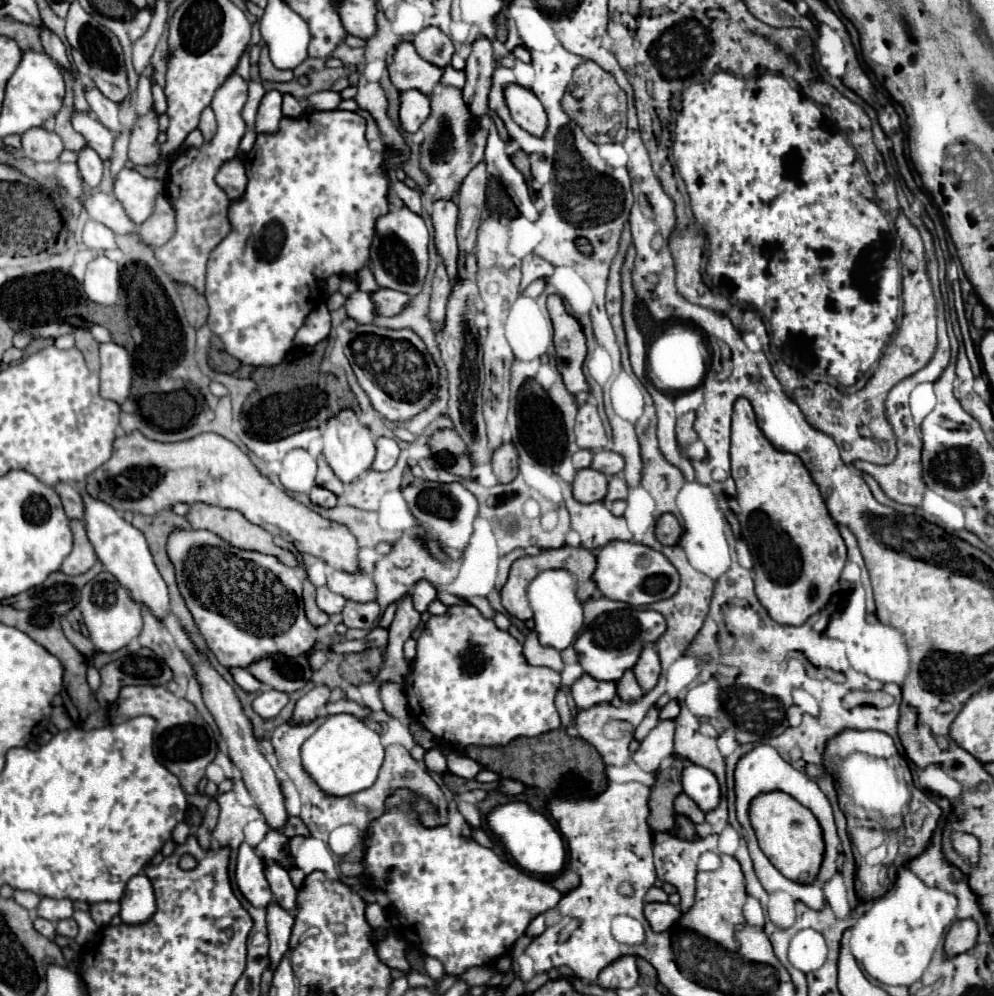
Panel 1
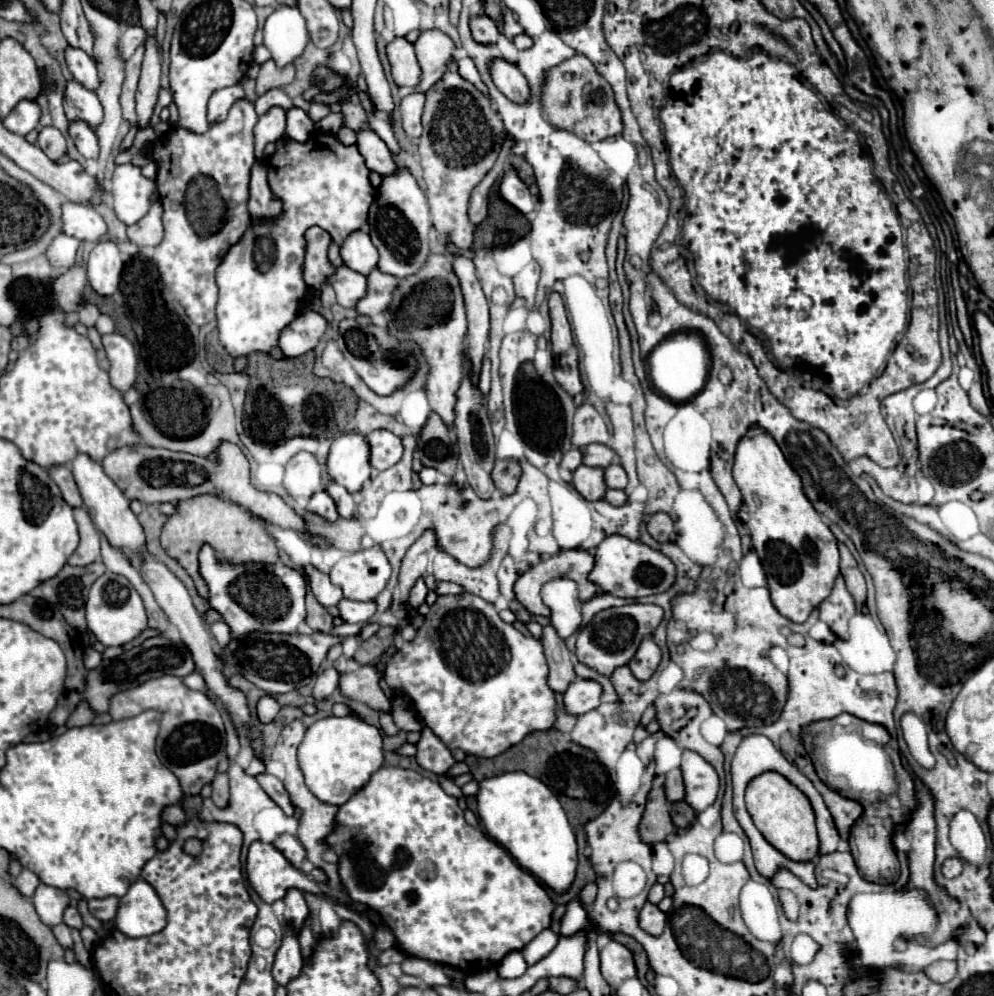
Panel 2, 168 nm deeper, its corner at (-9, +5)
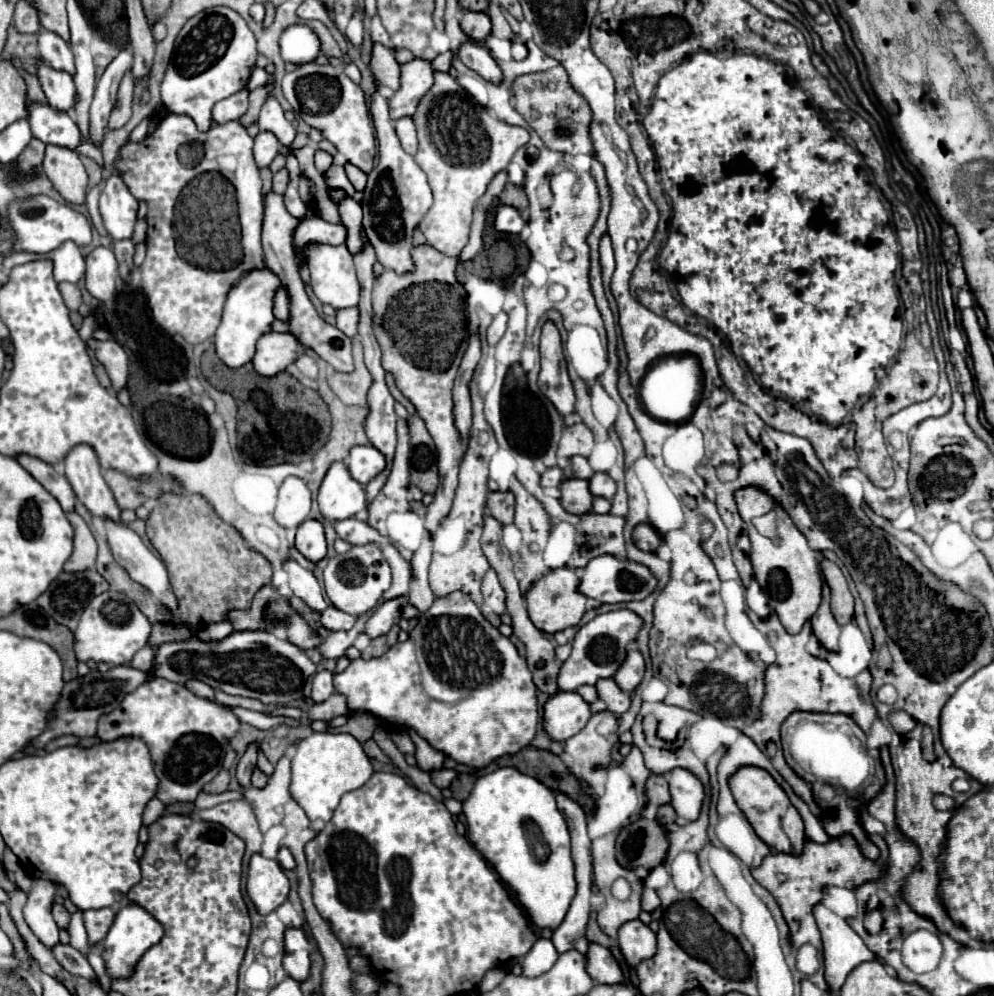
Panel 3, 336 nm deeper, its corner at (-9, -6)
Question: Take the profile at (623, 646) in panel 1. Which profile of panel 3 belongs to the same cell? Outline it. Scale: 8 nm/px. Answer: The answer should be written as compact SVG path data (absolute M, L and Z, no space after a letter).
M609 611L603 615L597 615L587 625L583 625L573 641L573 651L569 659L561 665L561 671L557 675L557 685L561 691L575 691L581 685L595 685L601 677L613 677L619 665L625 661L627 645L637 637L637 631L641 627L641 619L633 615L633 611Z

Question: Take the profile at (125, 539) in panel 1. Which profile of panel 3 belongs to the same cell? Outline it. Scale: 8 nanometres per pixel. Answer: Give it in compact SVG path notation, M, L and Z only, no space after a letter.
M75 445L65 457L65 477L83 505L101 519L121 519L121 509L103 479L97 453L91 445Z

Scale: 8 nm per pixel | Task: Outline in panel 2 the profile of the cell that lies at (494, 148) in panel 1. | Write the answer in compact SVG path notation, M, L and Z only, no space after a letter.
M513 166L503 174L501 196L509 204L513 204L519 212L523 212L523 214L529 214L529 212L535 210L535 204L533 204L533 196L529 192L529 186L519 178L519 172Z

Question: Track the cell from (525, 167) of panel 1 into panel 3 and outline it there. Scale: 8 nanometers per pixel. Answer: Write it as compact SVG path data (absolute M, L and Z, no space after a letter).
M511 183L505 185L503 193L499 195L499 201L501 201L503 205L515 207L519 213L525 213L525 209L529 207L529 201L525 199L525 191L519 189L519 187L515 187L515 185L511 185Z

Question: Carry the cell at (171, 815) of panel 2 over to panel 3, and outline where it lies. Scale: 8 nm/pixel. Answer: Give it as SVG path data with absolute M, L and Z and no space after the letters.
M153 797L153 799L145 805L145 811L143 811L143 825L153 823L153 821L159 819L163 813L165 813L165 805L163 805L157 797Z

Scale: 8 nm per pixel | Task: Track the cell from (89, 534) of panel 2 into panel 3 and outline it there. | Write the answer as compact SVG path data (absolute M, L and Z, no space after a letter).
M69 511L67 513L69 523L75 529L75 545L73 545L73 553L65 563L65 571L85 571L89 567L95 565L95 557L97 557L97 543L87 527L87 523L75 513Z

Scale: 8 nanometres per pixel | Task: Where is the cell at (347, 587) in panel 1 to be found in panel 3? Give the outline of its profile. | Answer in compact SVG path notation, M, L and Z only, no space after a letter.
M365 543L365 545L355 545L347 553L329 559L323 571L323 583L325 583L325 595L329 597L333 607L357 617L377 607L381 595L391 585L391 571L383 559L381 549L375 543Z

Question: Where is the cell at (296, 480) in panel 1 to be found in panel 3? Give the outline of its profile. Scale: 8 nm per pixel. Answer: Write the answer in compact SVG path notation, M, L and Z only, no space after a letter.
M287 477L279 489L275 521L285 529L297 529L309 515L311 493L299 477Z

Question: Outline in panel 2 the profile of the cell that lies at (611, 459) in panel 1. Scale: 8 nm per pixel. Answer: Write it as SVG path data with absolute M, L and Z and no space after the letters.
M589 444L589 448L583 448L583 456L585 456L583 464L599 466L599 468L607 468L617 458L615 450L603 444Z

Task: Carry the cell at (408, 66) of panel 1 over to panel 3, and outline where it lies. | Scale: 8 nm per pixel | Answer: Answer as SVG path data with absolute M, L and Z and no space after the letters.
M373 43L369 67L371 67L371 75L375 79L375 85L391 87L393 91L397 91L401 65L395 61L395 53L391 49L383 47L381 43Z

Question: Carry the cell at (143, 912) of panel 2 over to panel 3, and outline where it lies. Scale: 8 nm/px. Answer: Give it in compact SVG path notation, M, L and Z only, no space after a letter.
M135 903L121 907L115 915L115 921L113 921L109 933L103 939L105 949L101 951L101 957L105 961L105 969L107 969L109 979L129 979L135 971L135 965L143 957L143 953L149 947L153 947L155 943L159 943L161 937L163 937L161 923L153 915L149 915L143 907L139 907Z

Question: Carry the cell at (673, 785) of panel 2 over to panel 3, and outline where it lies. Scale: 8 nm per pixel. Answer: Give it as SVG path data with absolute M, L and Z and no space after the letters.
M651 775L645 783L645 795L647 795L647 801L653 805L669 803L671 795L669 795L667 779L663 775Z

